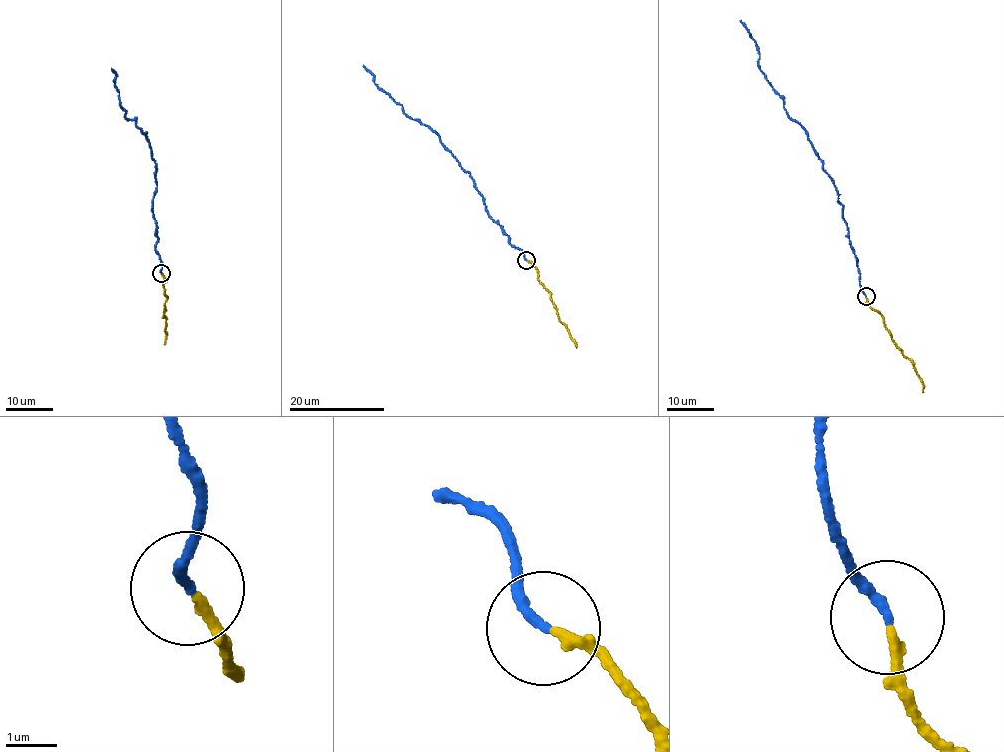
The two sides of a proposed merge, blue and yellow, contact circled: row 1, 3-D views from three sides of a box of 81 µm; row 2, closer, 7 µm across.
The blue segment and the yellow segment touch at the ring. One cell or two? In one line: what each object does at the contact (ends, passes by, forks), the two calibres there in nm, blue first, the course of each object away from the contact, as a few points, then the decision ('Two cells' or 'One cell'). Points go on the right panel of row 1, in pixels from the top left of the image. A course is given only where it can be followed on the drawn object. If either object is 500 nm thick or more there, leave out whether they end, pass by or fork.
At the ring blue ends. At the ring yellow ends. Thickness 190 nm (blue) against 190 nm. Course of blue: (865, 296), (837, 188), (805, 130), (788, 115), (783, 99), (760, 69), (756, 42), (740, 20). Course of yellow: (866, 297), (868, 304), (881, 315), (892, 341), (913, 363), (923, 392). Two cells

